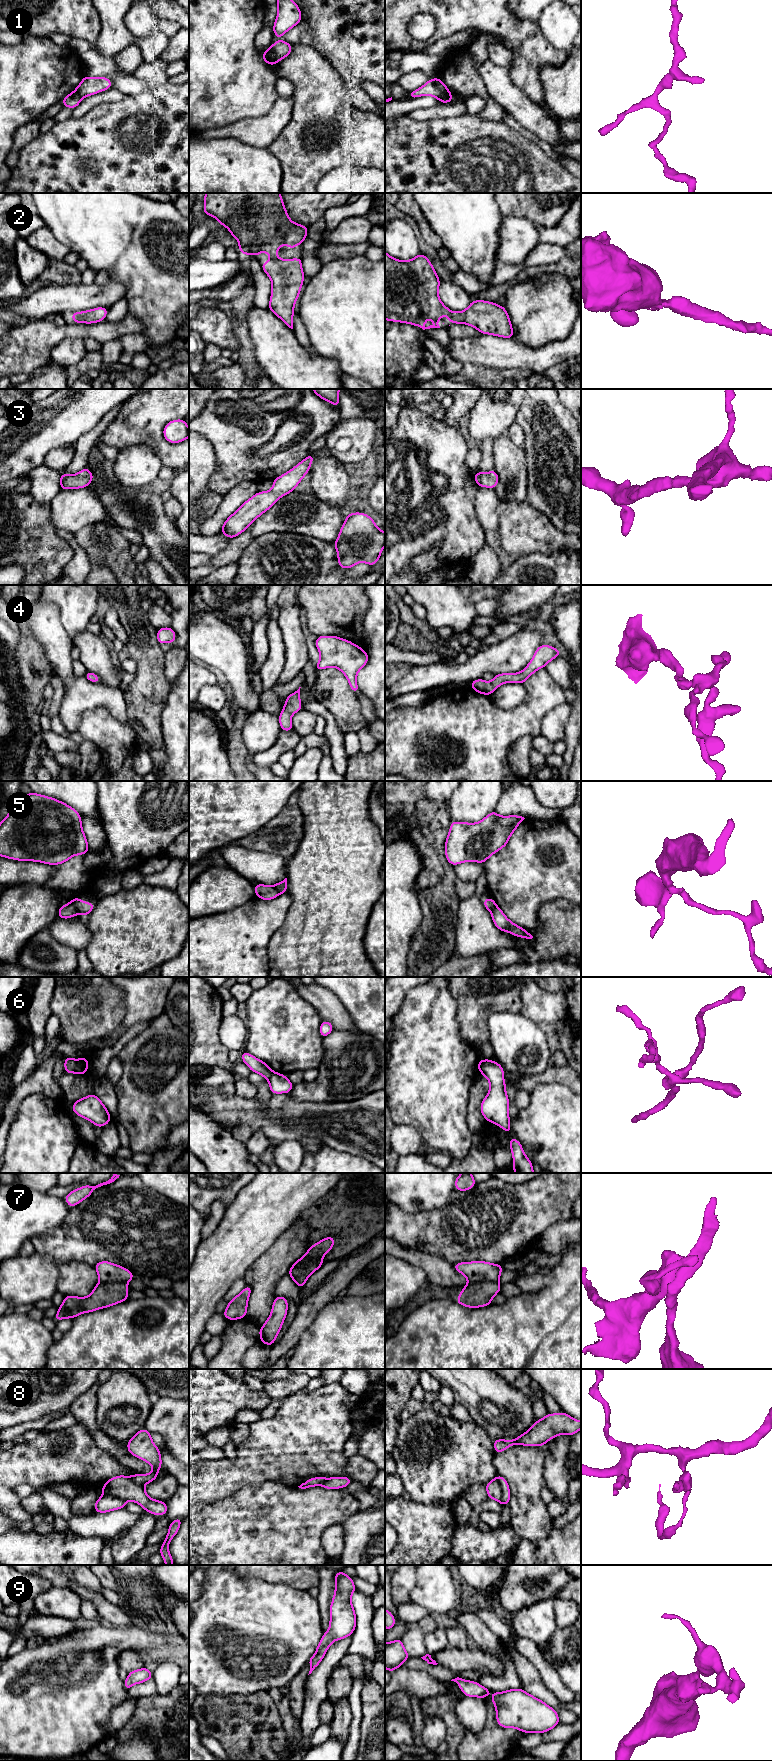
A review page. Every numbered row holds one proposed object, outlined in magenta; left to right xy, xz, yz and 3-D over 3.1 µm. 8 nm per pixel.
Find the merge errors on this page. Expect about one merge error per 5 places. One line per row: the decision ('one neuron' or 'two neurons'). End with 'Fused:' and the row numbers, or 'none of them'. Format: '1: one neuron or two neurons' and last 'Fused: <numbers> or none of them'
1: two neurons
2: one neuron
3: one neuron
4: one neuron
5: two neurons
6: two neurons
7: two neurons
8: two neurons
9: one neuron
Fused: 1, 5, 6, 7, 8

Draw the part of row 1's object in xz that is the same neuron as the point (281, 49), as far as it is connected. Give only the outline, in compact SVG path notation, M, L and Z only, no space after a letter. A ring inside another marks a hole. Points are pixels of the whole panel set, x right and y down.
M277 41L270 46L269 50L275 54L277 61L280 61L289 56L292 52L292 47L291 44L286 41Z

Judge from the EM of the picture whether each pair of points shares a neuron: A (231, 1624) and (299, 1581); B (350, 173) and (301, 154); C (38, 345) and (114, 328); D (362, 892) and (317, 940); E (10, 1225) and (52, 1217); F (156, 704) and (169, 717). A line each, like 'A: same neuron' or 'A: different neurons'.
A: different neurons
B: different neurons
C: same neuron
D: same neuron
E: same neuron
F: different neurons

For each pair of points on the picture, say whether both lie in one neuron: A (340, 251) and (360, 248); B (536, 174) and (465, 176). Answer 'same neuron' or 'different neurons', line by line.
A: same neuron
B: same neuron

